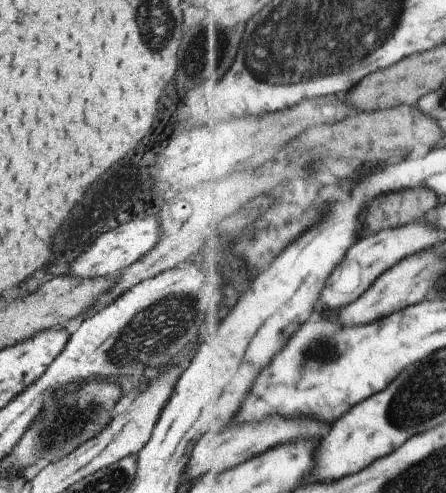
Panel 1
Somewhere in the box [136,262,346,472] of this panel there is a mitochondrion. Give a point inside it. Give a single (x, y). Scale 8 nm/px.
(319, 351)

